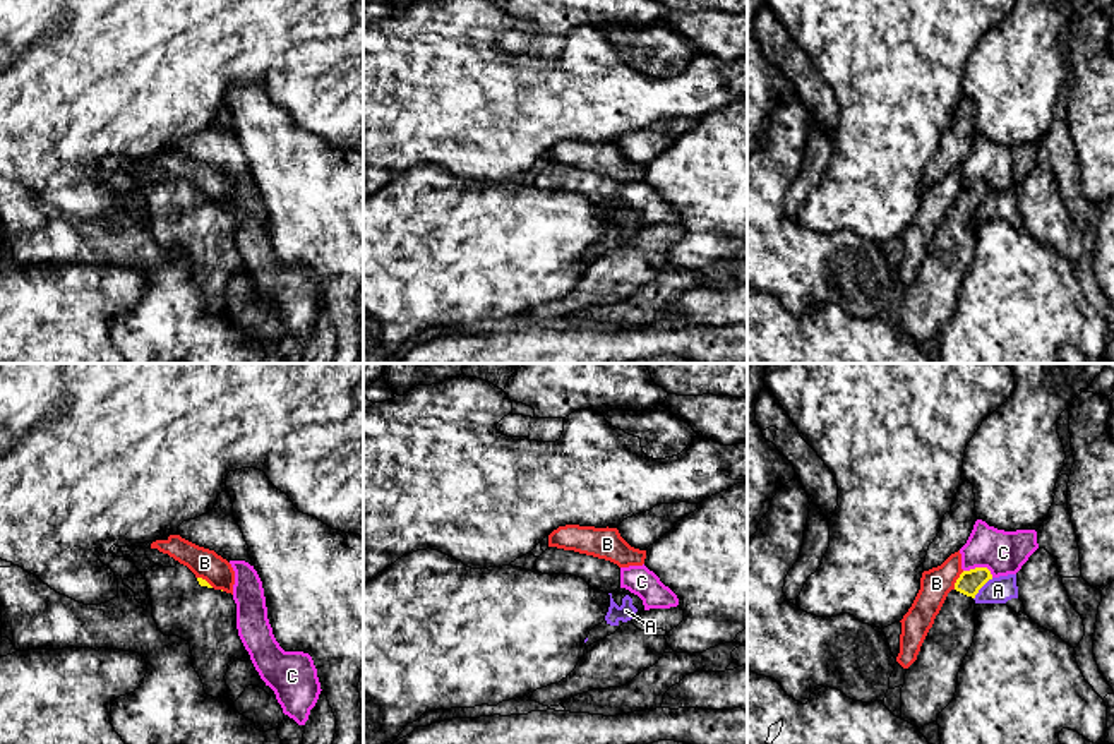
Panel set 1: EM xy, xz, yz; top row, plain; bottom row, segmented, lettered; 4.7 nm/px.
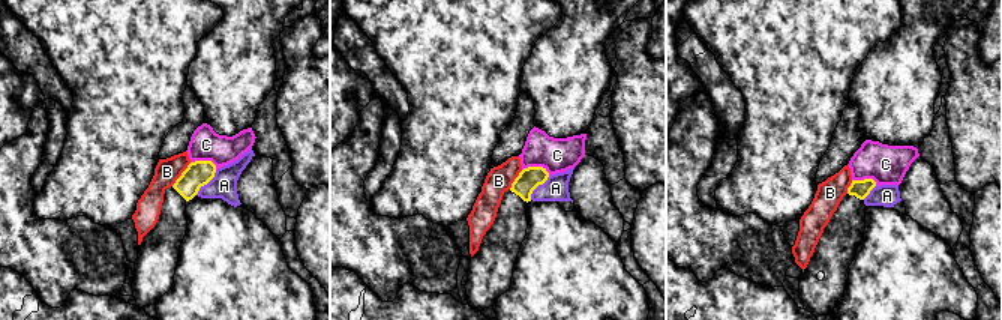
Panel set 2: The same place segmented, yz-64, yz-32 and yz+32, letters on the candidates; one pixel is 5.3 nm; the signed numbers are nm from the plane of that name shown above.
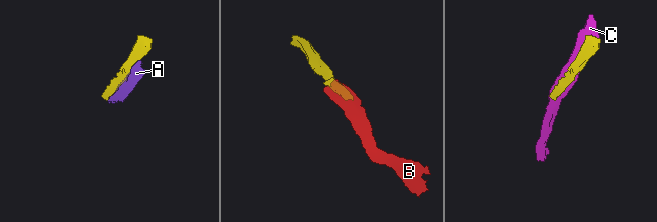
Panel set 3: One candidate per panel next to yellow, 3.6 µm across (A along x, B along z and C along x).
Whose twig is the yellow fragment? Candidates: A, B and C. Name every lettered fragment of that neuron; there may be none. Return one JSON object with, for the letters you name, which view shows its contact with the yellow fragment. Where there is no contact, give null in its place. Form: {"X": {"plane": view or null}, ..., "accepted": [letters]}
{"accepted": []}

